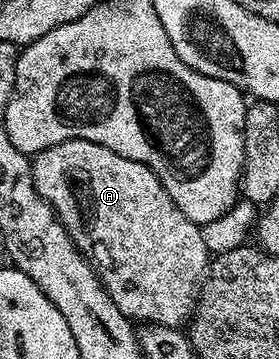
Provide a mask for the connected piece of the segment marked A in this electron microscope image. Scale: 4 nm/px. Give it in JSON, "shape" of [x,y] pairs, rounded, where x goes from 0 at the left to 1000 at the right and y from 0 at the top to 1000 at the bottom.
{"shape":[[[319,390],[208,396],[194,407],[154,412],[151,421],[125,426],[111,437],[111,448],[115,504],[136,540],[201,588],[201,604],[215,610],[222,630],[251,652],[265,685],[297,708],[301,721],[341,744],[348,769],[373,791],[373,805],[387,811],[394,830],[409,830],[409,852],[423,852],[423,864],[437,864],[437,875],[462,891],[477,897],[516,891],[502,897],[530,908],[577,903],[609,914],[645,914],[670,905],[703,852],[720,783],[753,747],[753,705],[738,674],[724,674],[717,627],[681,618],[681,607],[667,607],[667,596],[652,596],[652,585],[638,585],[638,574],[624,574],[624,552],[609,552],[609,540],[595,540],[595,529],[573,499],[552,485],[552,474],[538,474],[538,462],[523,462],[509,451],[437,440],[437,429],[409,429],[409,418]]]}

